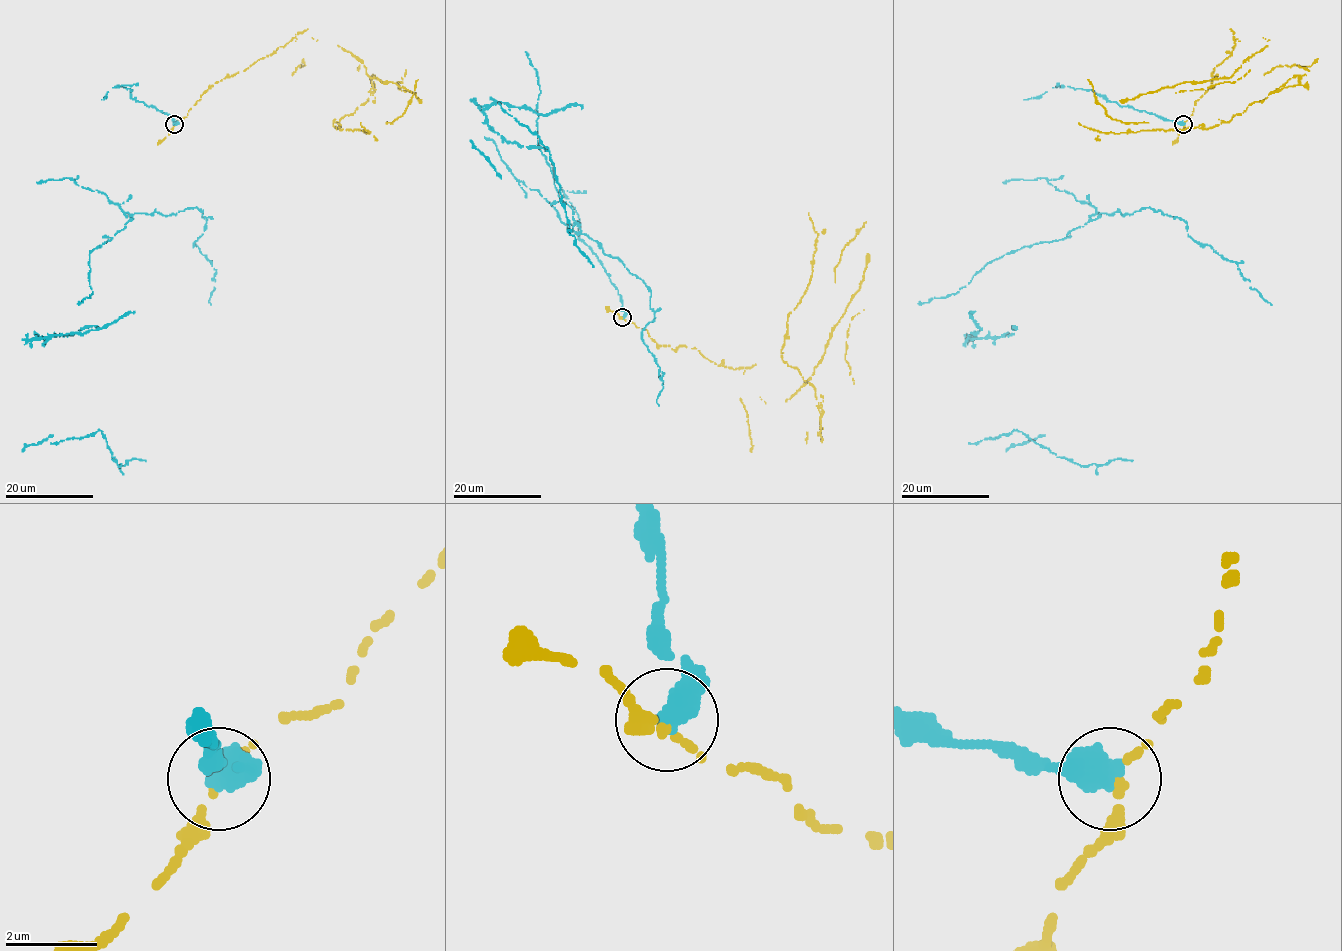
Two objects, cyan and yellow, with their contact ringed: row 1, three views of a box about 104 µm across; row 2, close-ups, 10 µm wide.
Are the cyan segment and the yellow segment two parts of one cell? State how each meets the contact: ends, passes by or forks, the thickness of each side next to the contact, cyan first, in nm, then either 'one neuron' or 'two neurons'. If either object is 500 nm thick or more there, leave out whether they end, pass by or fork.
550/160 nm | two neurons

